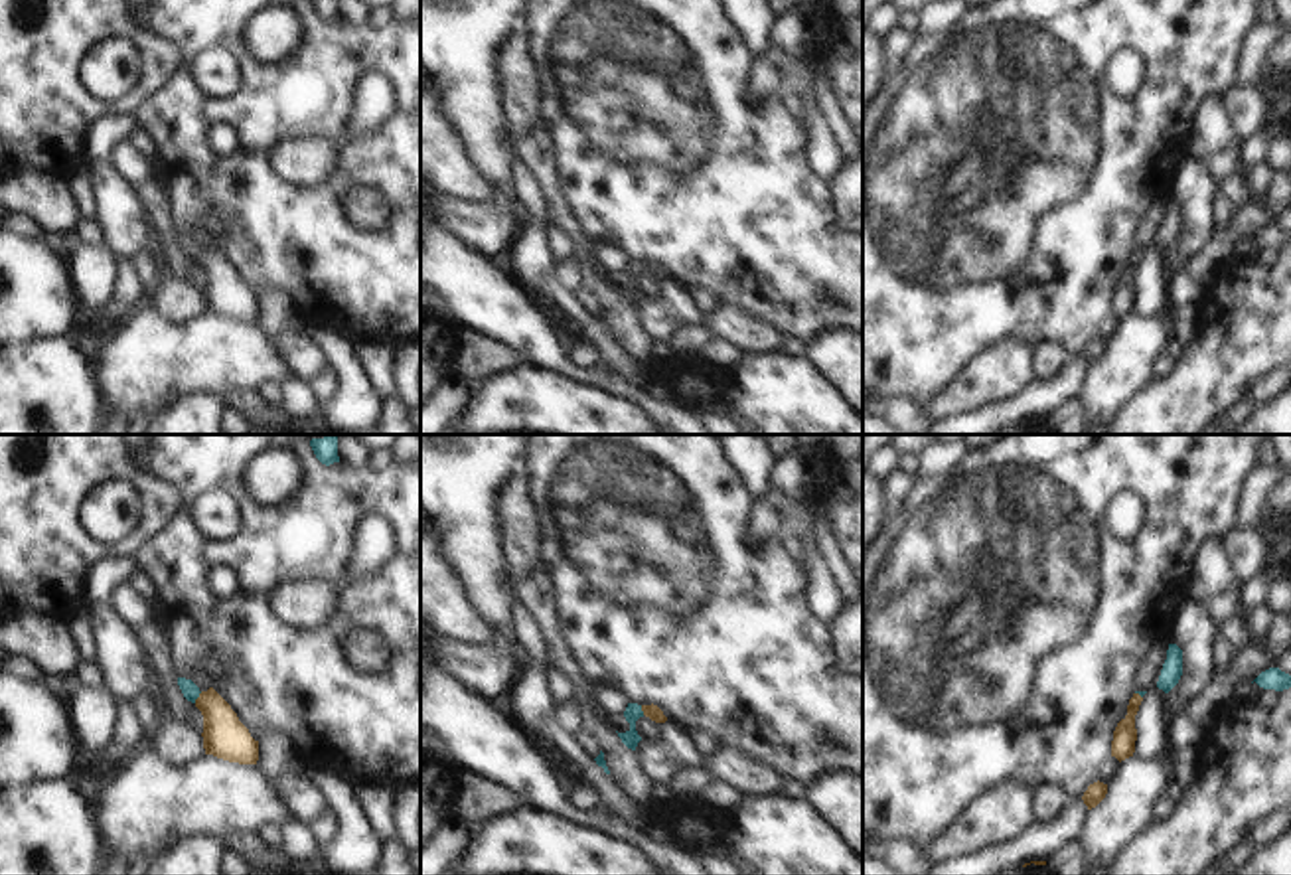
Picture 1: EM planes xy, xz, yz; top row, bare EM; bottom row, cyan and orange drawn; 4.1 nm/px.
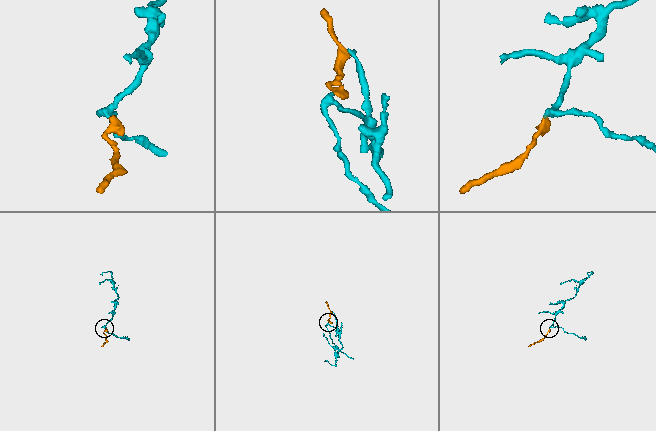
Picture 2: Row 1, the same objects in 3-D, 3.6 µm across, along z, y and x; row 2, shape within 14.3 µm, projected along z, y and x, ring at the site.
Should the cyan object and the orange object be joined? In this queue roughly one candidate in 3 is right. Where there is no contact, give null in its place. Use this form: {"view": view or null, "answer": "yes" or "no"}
{"view": "xy", "answer": "yes"}

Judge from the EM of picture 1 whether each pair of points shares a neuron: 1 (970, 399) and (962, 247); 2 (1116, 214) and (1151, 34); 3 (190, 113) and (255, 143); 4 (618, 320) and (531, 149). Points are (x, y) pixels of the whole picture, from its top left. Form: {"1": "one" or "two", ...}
{"1": "two", "2": "one", "3": "one", "4": "one"}

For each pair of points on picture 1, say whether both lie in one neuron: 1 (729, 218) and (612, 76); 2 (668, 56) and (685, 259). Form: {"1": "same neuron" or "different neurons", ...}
{"1": "same neuron", "2": "same neuron"}

